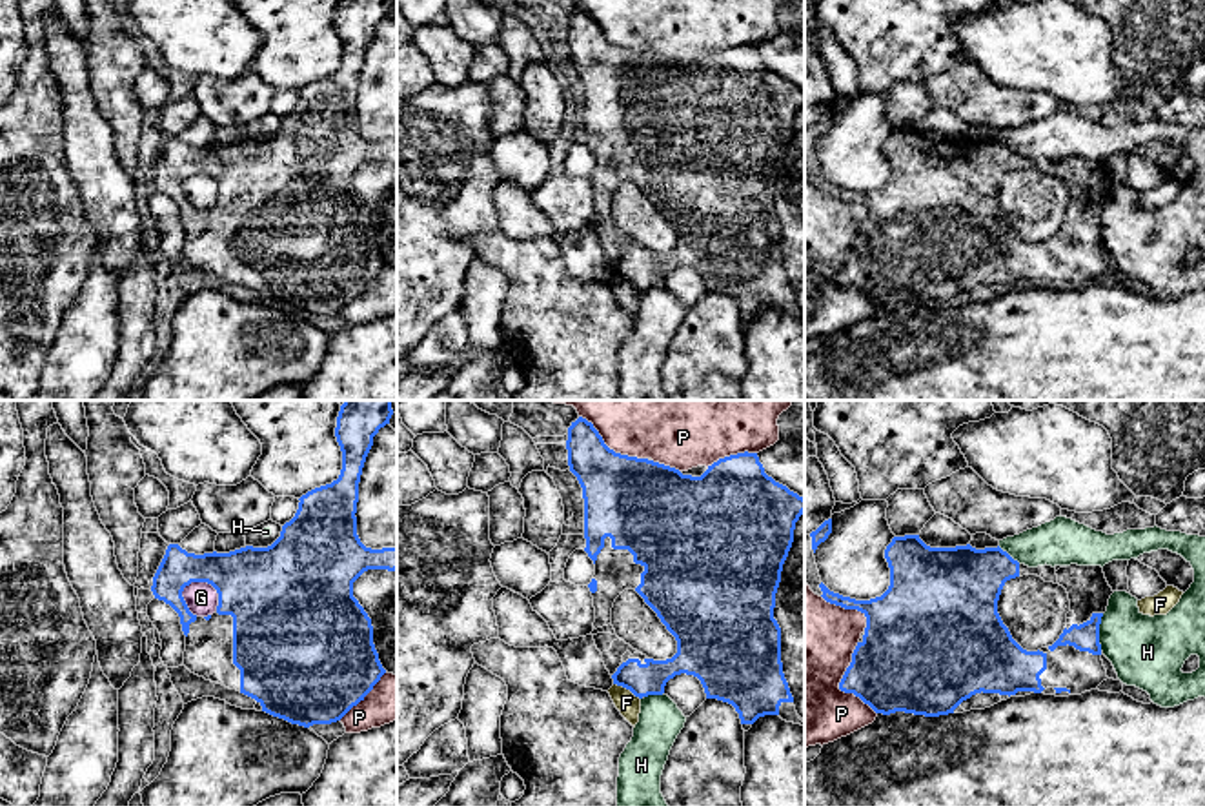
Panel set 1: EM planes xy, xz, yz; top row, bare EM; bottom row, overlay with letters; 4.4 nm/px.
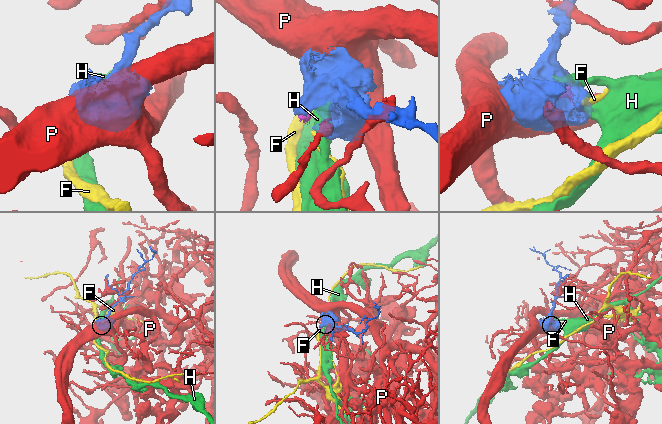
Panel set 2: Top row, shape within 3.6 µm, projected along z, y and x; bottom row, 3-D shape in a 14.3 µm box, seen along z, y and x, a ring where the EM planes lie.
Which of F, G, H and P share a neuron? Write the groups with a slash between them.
F / G / H / P

